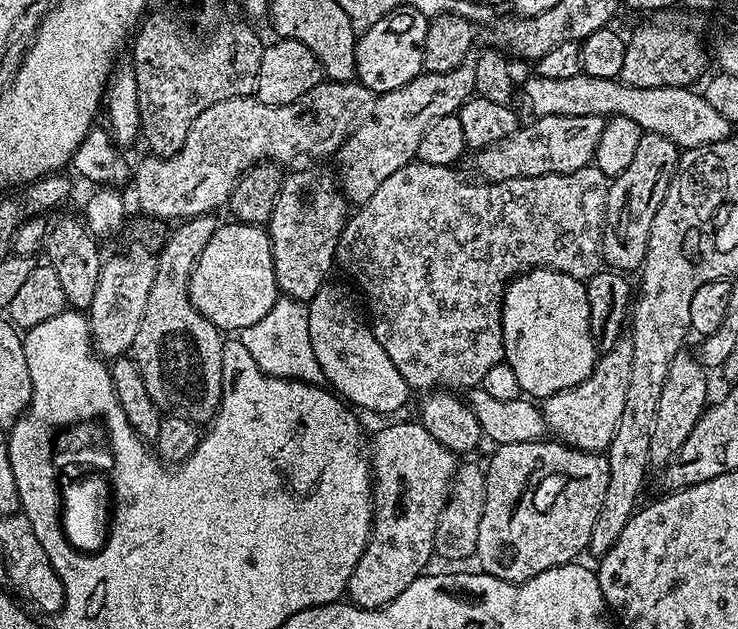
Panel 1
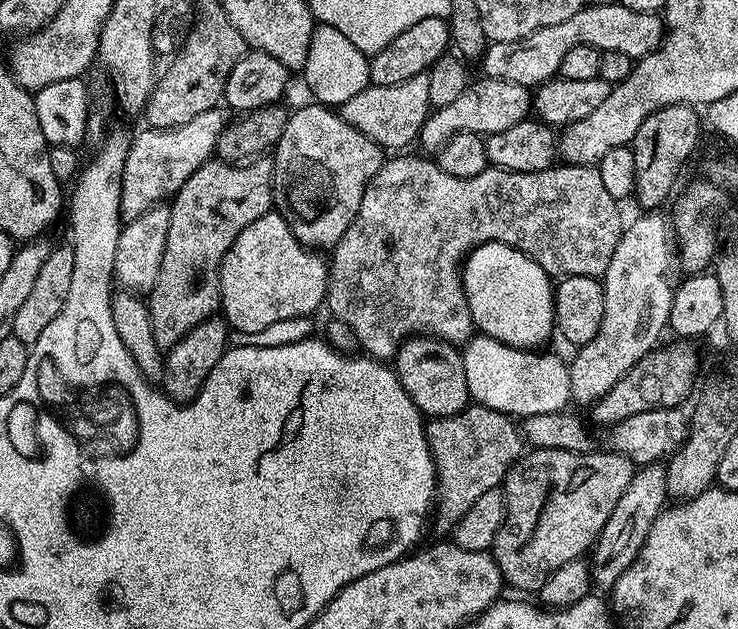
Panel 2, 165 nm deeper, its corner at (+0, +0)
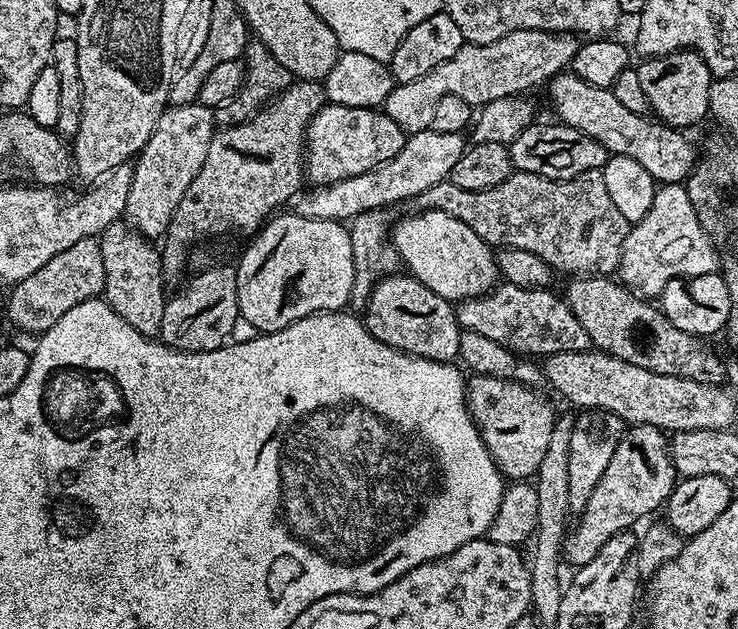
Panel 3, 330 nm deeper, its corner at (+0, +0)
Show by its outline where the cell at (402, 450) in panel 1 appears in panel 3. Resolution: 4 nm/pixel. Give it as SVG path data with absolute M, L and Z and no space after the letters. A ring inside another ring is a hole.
M484 373L469 375L466 380L468 413L500 475L512 482L535 477L558 419L558 412L552 409L551 402L536 391L540 390L516 380Z

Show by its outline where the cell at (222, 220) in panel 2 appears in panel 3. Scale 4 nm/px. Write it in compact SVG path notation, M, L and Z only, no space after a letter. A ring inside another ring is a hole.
M296 80L281 96L261 108L246 122L213 131L206 162L202 162L202 170L194 174L194 182L186 186L186 194L182 202L178 202L178 210L174 210L174 218L162 240L165 277L172 278L183 270L192 244L198 243L199 240L208 240L211 236L224 236L227 232L244 236L243 238L251 237L263 227L273 213L283 209L280 207L284 203L285 207L301 191L306 180L304 145L308 135L308 124L314 118L316 111L324 107L325 103L326 97L321 81Z

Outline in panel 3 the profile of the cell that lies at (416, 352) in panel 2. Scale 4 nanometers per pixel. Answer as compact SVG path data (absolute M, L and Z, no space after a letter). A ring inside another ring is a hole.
M397 274L379 280L362 309L364 327L378 342L427 360L452 362L460 355L462 329L453 301L434 294L410 274Z

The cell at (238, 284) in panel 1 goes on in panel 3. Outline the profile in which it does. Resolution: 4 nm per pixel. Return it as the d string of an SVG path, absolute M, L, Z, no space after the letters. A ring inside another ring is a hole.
M276 214L247 241L248 249L235 265L238 278L240 316L256 327L257 333L277 332L315 312L338 312L349 307L354 286L354 250L350 231L341 221Z

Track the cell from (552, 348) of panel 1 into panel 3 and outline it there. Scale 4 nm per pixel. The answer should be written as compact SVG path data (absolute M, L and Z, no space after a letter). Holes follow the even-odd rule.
M425 208L416 210L413 216L408 216L391 229L390 239L399 253L403 267L422 286L434 290L442 298L453 302L469 300L472 296L481 296L483 292L489 292L498 283L498 271L496 268L496 252L493 245L487 244L466 222L454 218L437 208Z

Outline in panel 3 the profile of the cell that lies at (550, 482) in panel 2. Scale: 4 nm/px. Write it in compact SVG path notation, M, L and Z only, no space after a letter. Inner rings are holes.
M649 424L631 425L618 442L618 450L614 450L606 474L602 474L602 482L594 486L590 502L579 513L580 525L567 533L563 550L567 563L569 560L572 566L579 566L590 562L614 534L629 531L636 526L632 524L650 515L659 504L661 507L677 483L678 473L672 465L669 437Z

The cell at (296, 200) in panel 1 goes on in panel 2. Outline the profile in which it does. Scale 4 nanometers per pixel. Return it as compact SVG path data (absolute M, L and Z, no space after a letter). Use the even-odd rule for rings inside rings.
M308 102L305 108L300 108L297 112L293 111L289 115L286 122L286 130L282 130L282 138L276 143L274 155L271 157L272 203L275 211L279 212L281 218L288 223L294 238L298 238L298 242L307 244L313 250L331 250L335 248L337 242L342 238L342 234L346 234L346 230L350 230L350 222L354 222L354 214L358 214L358 206L362 206L362 194L366 194L366 186L372 181L374 174L378 174L378 170L384 165L385 159L385 149L375 144L370 138L366 138L366 134L362 134L362 130L350 126L350 122L346 122L341 118L339 111L323 104Z

